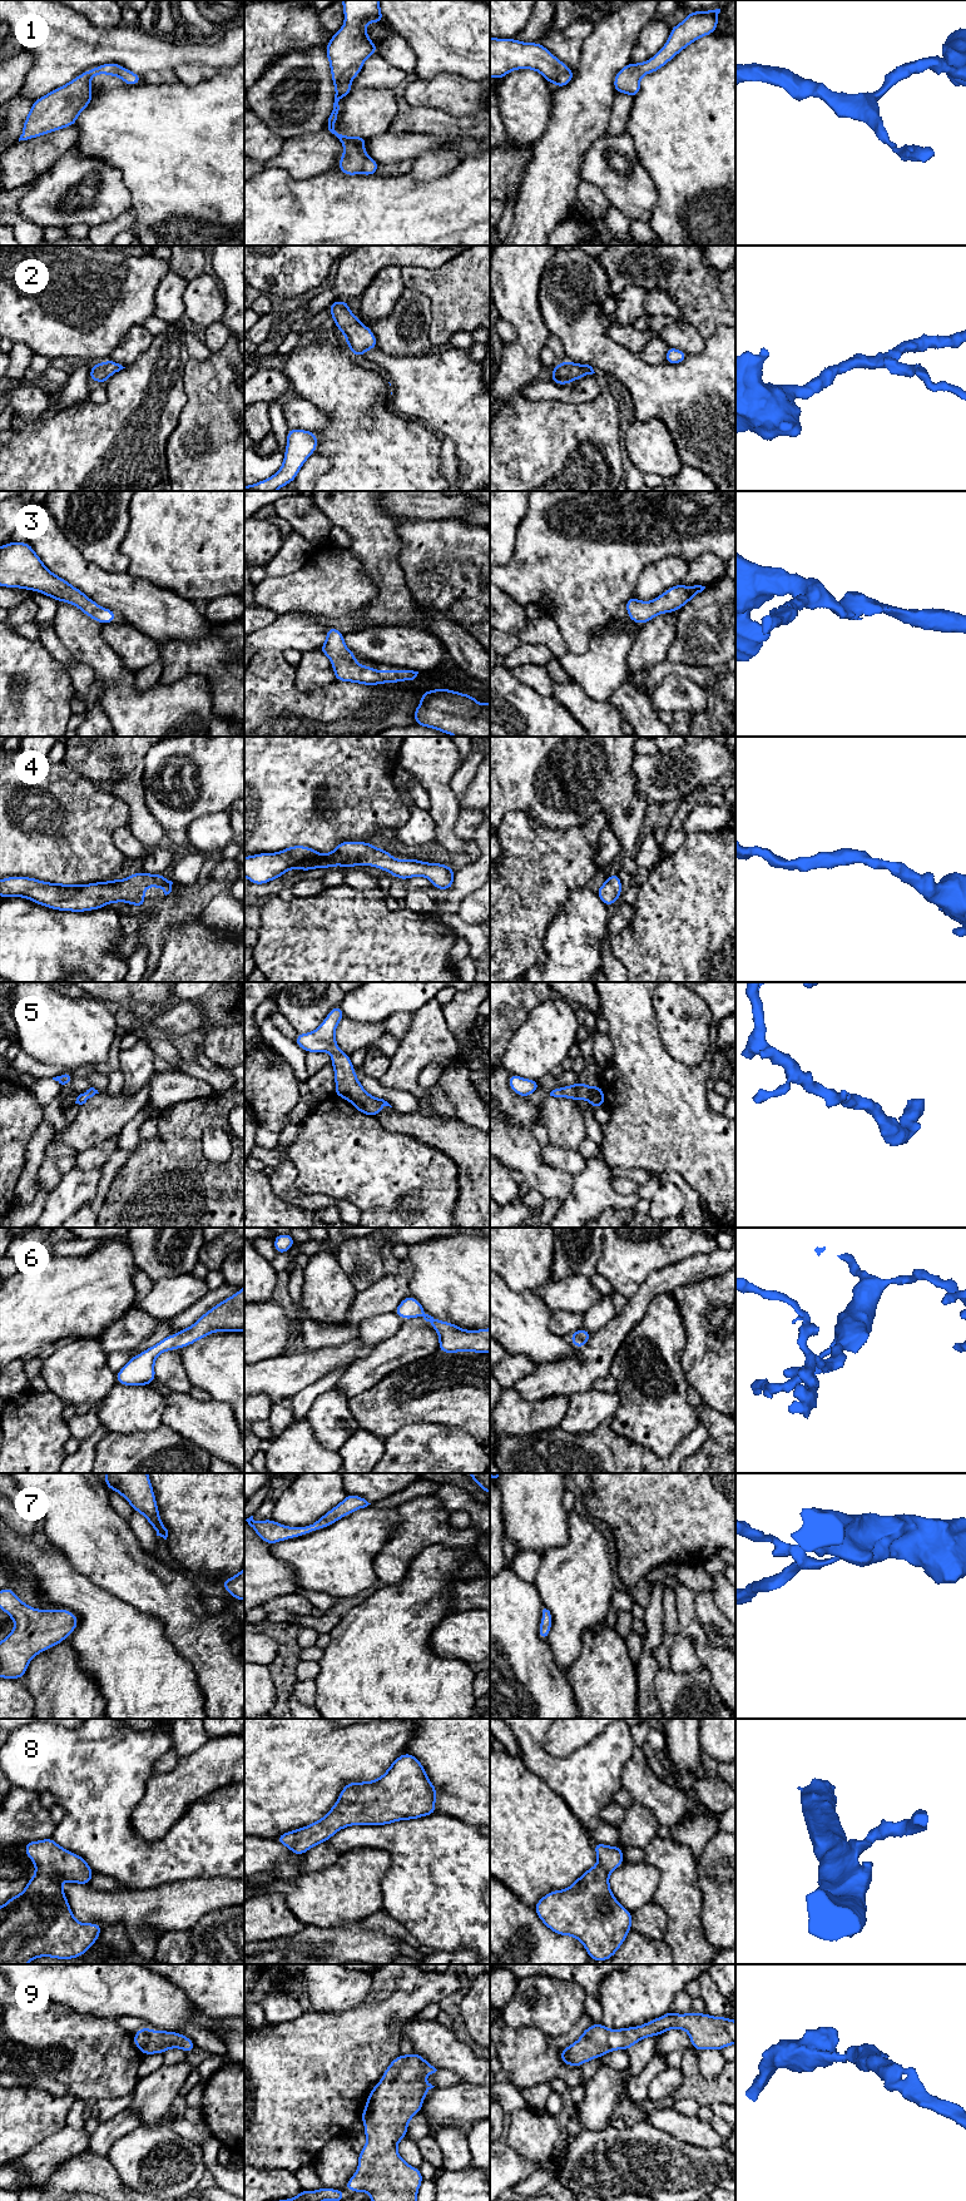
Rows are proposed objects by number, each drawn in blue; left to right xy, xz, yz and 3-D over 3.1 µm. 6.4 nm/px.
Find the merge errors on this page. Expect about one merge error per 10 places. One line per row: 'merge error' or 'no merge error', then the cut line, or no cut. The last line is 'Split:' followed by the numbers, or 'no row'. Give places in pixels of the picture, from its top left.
1: no merge error; cut none
2: no merge error; cut none
3: no merge error; cut none
4: no merge error; cut none
5: no merge error; cut none
6: no merge error; cut none
7: no merge error; cut none
8: no merge error; cut none
9: no merge error; cut none
Split: no row

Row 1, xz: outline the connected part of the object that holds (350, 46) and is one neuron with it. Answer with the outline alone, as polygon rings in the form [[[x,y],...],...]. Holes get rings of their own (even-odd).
[[[378,0],[341,1],[343,4],[345,24],[333,34],[326,46],[336,94],[333,110],[325,130],[343,144],[345,154],[340,158],[338,168],[345,175],[373,175],[377,174],[378,164],[363,149],[368,139],[365,137],[346,137],[332,127],[340,110],[338,101],[353,90],[350,81],[360,74],[365,60],[378,51],[376,44],[367,36],[365,26],[367,23],[382,23],[385,19]]]

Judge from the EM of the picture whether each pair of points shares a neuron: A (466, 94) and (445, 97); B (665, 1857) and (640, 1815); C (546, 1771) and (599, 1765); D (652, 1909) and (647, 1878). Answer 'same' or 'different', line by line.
A: same
B: different
C: same
D: different

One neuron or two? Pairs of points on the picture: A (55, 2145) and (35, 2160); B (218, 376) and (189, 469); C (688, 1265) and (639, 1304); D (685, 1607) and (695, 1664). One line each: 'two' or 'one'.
A: one
B: one
C: one
D: two

